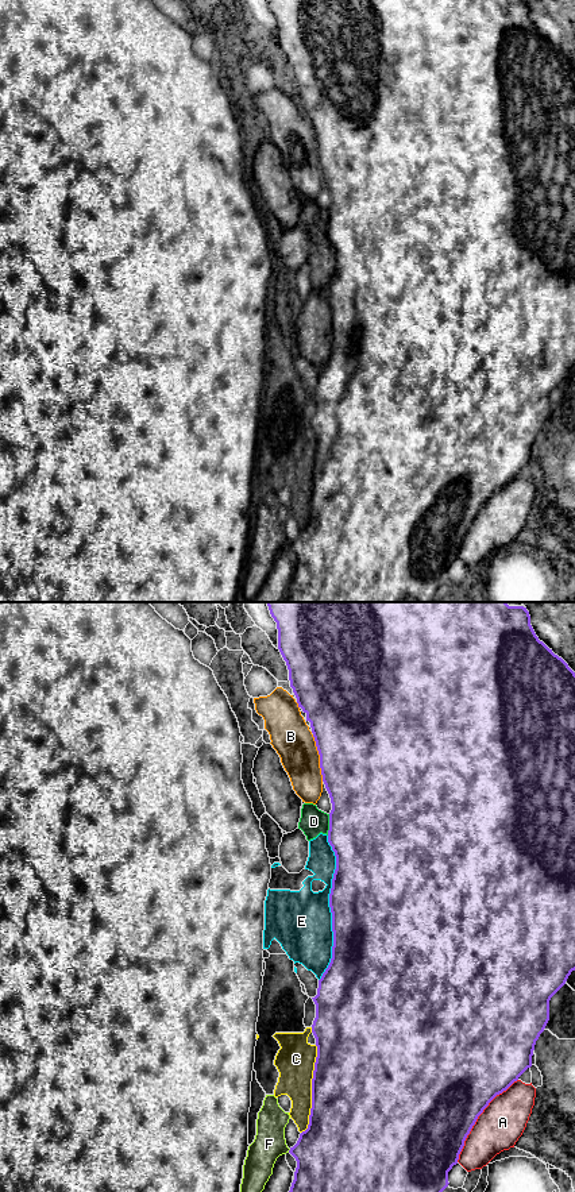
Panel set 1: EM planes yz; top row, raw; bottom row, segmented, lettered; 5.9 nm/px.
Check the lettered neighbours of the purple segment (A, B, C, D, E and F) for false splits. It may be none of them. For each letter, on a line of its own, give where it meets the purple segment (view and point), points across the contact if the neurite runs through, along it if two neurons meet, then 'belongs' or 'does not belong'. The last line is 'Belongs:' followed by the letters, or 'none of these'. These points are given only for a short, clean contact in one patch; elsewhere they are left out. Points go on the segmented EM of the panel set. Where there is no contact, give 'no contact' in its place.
A: meets purple in yz at (477, 1118); does not belong
B: meets purple in yz at (320, 757); does not belong
C: meets purple in yz at (312, 1090); does not belong
D: meets purple in yz at (330, 825); border along yz (330, 814), (327, 834); does not belong
E: meets purple in yz at (331, 909); does not belong
F: meets purple in yz at (289, 1150); does not belong
Belongs: none of these

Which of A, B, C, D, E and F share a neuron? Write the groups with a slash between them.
A / B / C / D E / F

